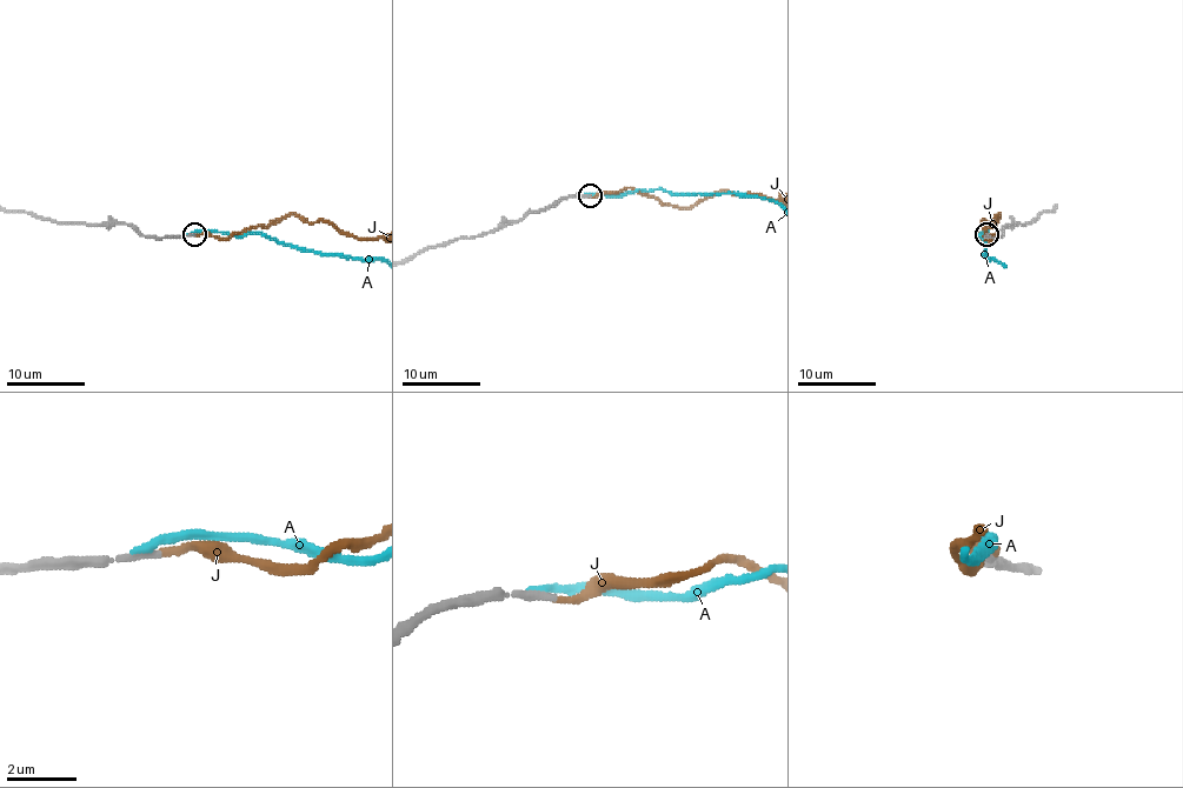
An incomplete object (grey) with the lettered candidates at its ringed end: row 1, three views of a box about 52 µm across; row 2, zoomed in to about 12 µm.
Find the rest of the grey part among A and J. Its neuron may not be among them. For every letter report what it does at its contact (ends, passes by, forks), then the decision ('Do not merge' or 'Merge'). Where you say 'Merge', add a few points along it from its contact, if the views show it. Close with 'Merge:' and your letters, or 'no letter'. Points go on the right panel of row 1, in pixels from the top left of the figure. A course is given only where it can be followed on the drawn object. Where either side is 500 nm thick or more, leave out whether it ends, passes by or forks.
A: It ends there. Do not merge
J: It ends there. Merge
Merge: J

